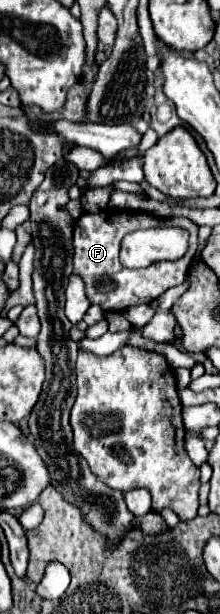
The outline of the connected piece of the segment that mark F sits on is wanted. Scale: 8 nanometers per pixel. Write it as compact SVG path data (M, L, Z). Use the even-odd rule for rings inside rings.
M102 210L98 214L84 212L76 220L74 226L74 274L80 274L86 282L86 296L92 304L102 306L104 312L122 312L130 306L138 304L150 304L160 294L164 294L168 288L178 286L186 280L190 264L194 254L198 252L198 226L188 218L166 218L164 226L180 226L190 232L190 248L188 254L178 262L156 262L142 270L130 270L120 264L118 252L120 242L128 232L140 230L140 228L152 228L162 226L162 220L144 214L144 212L116 212L116 210Z

